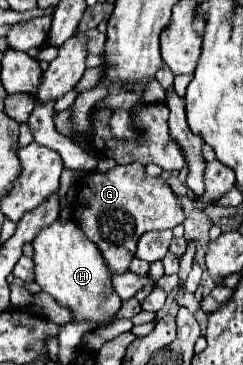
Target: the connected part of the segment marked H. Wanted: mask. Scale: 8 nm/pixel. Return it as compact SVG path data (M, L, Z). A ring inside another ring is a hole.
M56 220L50 226L42 228L34 242L34 266L36 266L36 284L54 296L62 306L70 308L76 322L92 320L98 324L108 324L114 320L122 300L114 294L110 286L110 270L102 262L96 246L82 234L82 230L72 220Z

